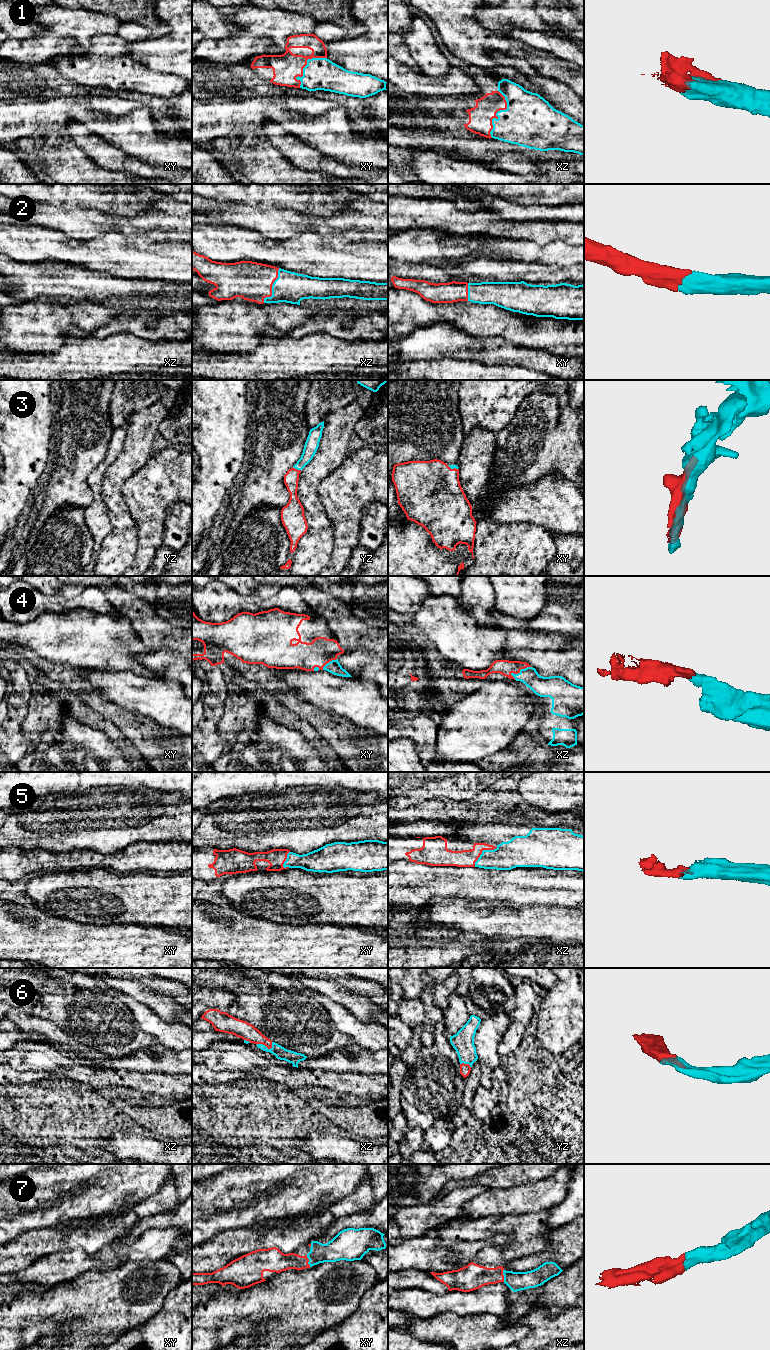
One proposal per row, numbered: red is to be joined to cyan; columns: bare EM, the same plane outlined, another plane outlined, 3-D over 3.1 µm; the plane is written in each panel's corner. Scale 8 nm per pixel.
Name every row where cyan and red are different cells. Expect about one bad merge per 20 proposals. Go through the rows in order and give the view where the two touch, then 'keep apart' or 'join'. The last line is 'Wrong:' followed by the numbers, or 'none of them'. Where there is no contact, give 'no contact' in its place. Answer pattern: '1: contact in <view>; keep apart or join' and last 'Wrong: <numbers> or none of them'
1: contact in xz; join
2: contact in xz; join
3: contact in yz; join
4: contact in xz; join
5: contact in xz; join
6: contact in xz; join
7: contact in xz; join
Wrong: none of them

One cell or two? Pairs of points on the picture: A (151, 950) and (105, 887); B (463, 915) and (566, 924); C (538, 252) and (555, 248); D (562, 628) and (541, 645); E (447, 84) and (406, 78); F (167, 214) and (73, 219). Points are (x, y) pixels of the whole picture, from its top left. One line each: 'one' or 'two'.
A: two
B: one
C: one
D: two
E: one
F: one

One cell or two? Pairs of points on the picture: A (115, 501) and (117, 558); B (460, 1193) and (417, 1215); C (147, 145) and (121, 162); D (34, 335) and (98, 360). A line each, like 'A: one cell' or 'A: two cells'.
A: one cell
B: one cell
C: two cells
D: two cells

